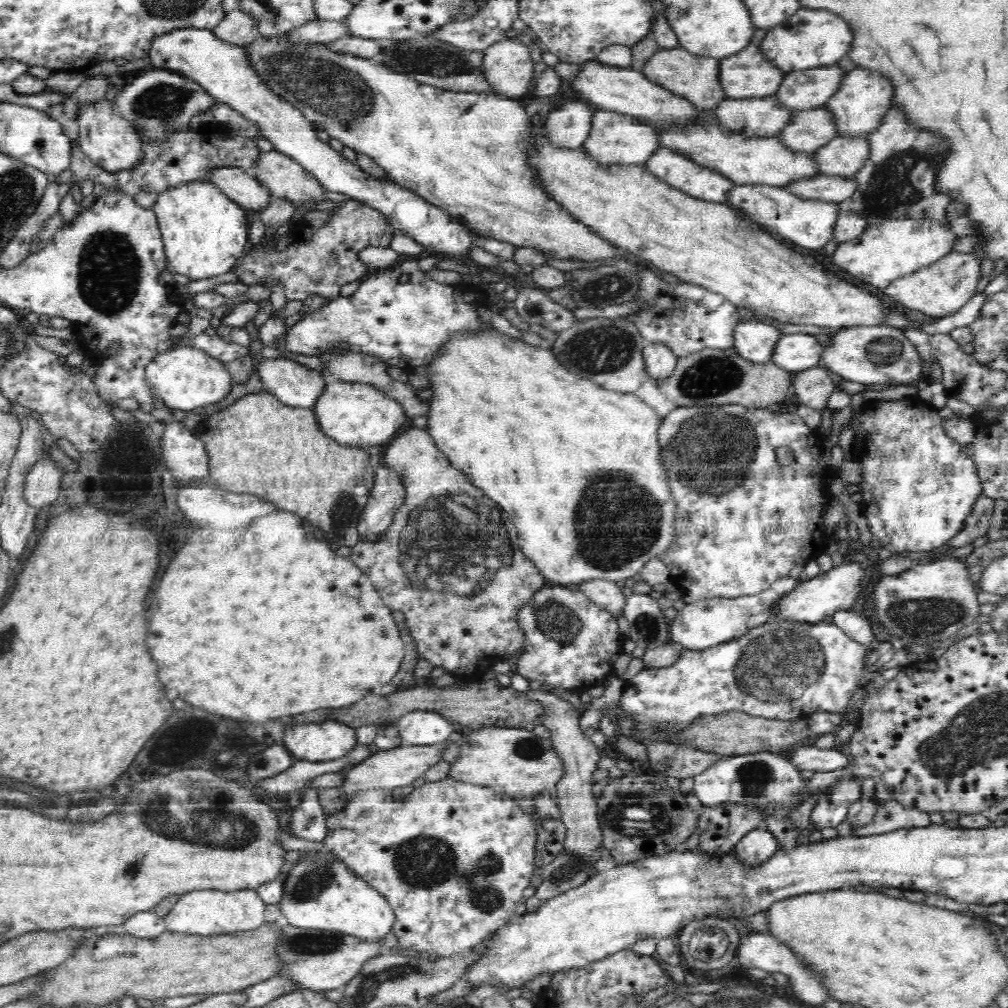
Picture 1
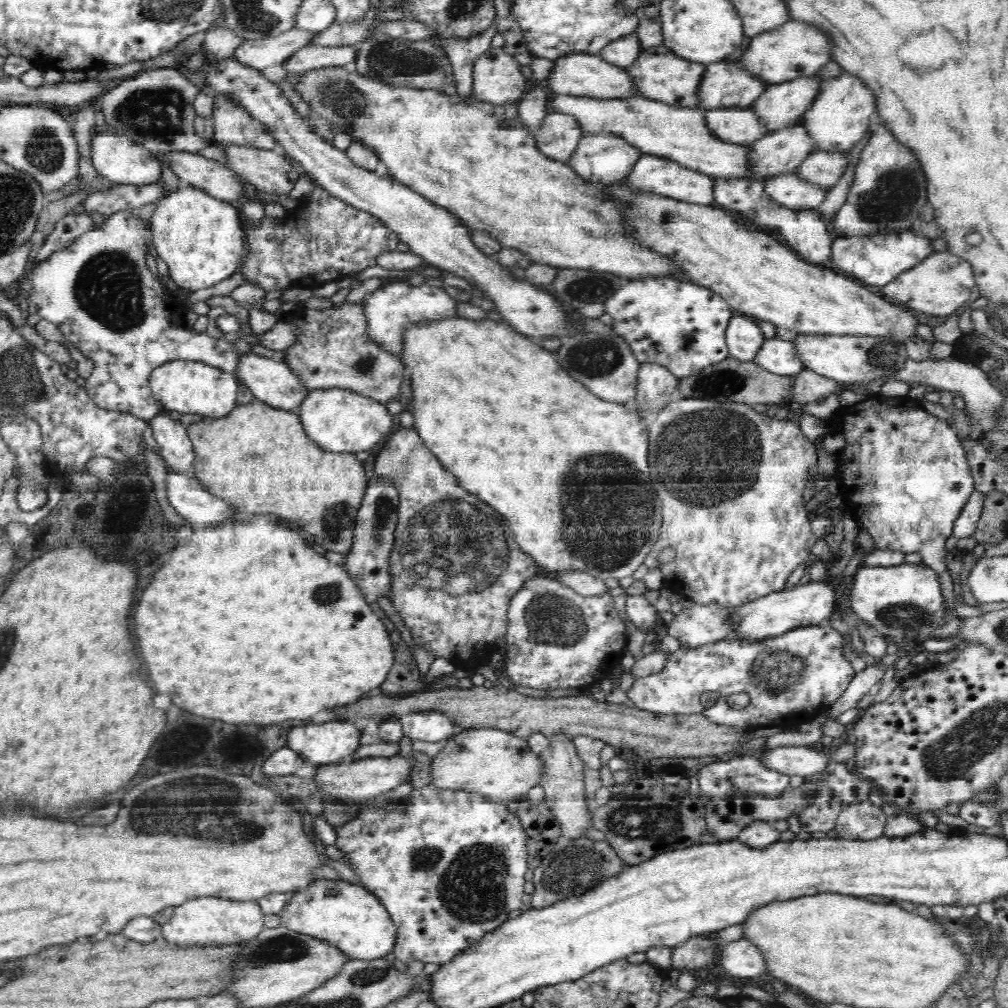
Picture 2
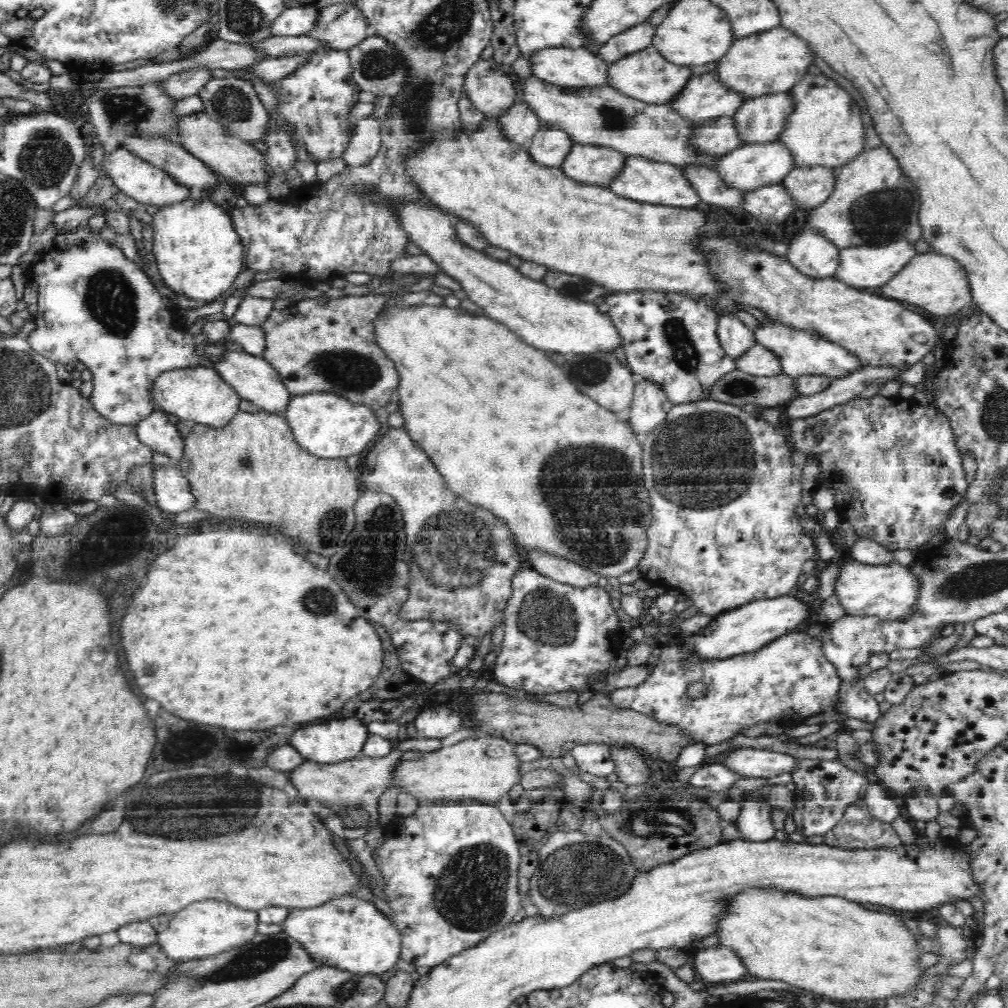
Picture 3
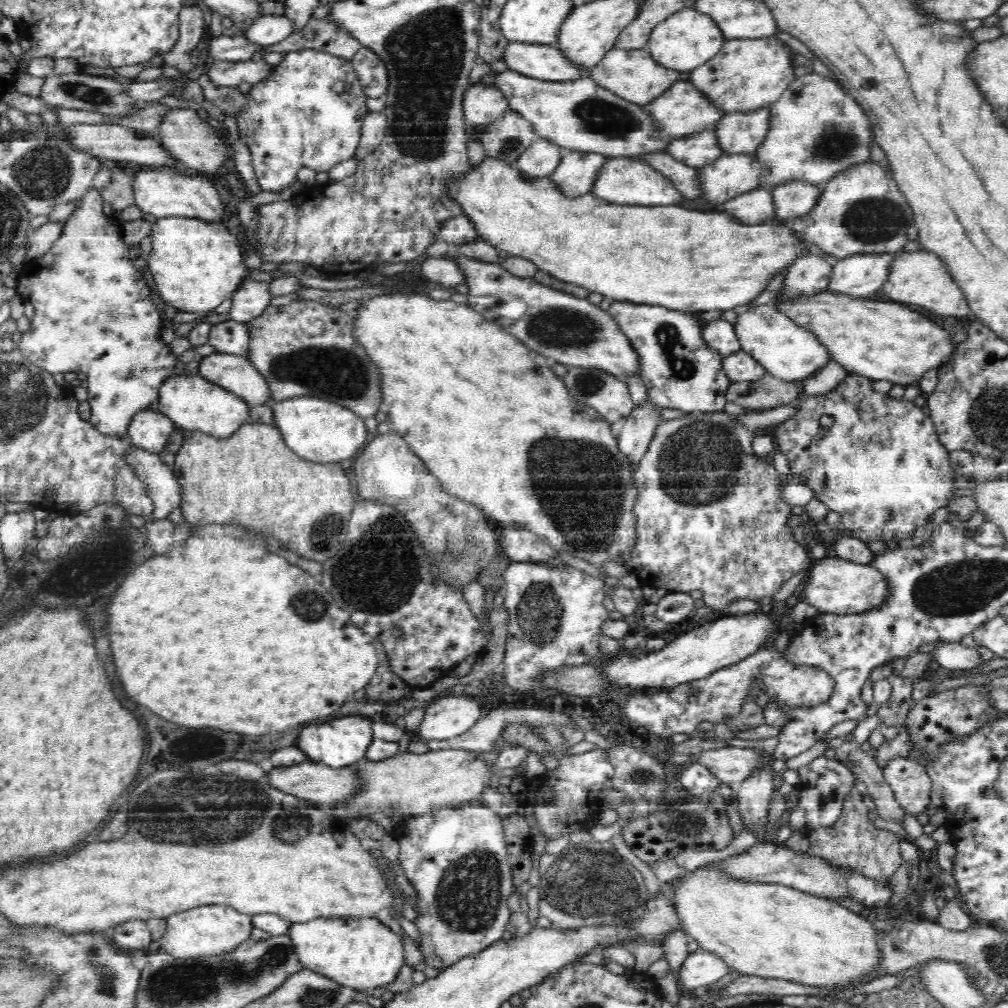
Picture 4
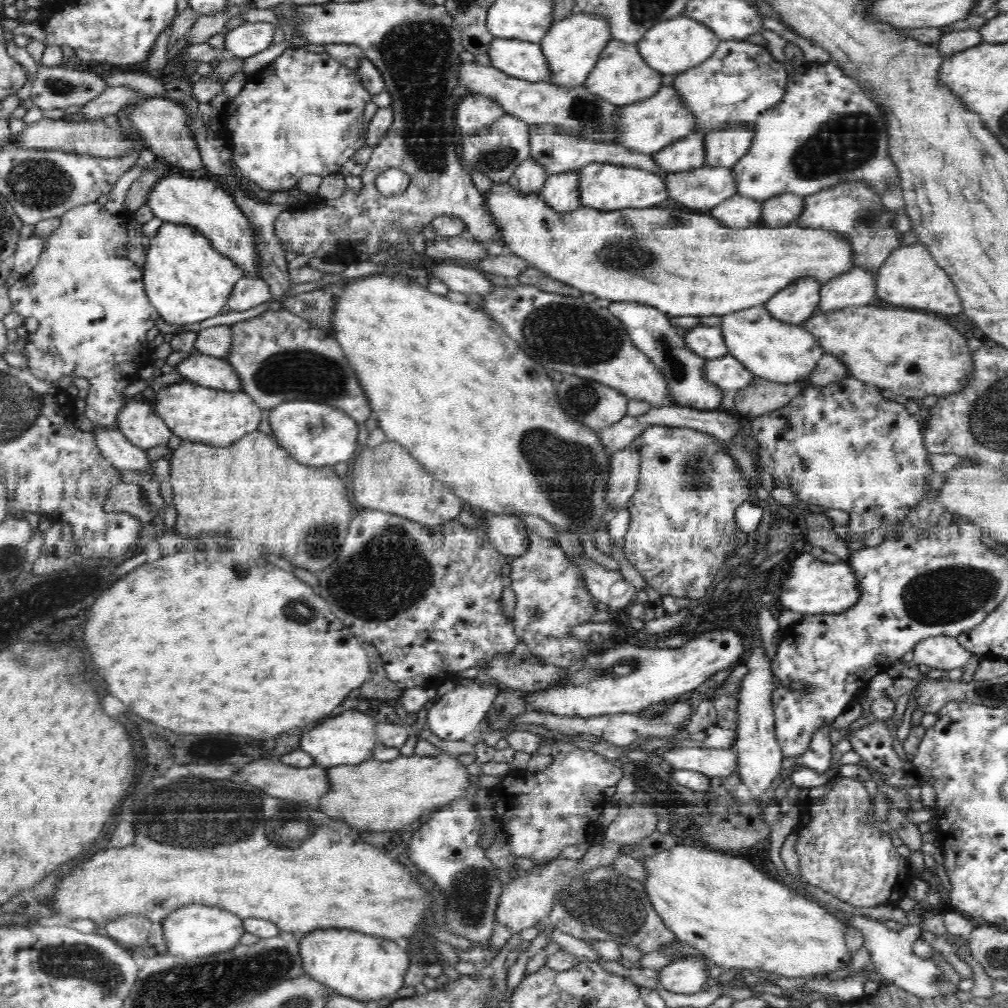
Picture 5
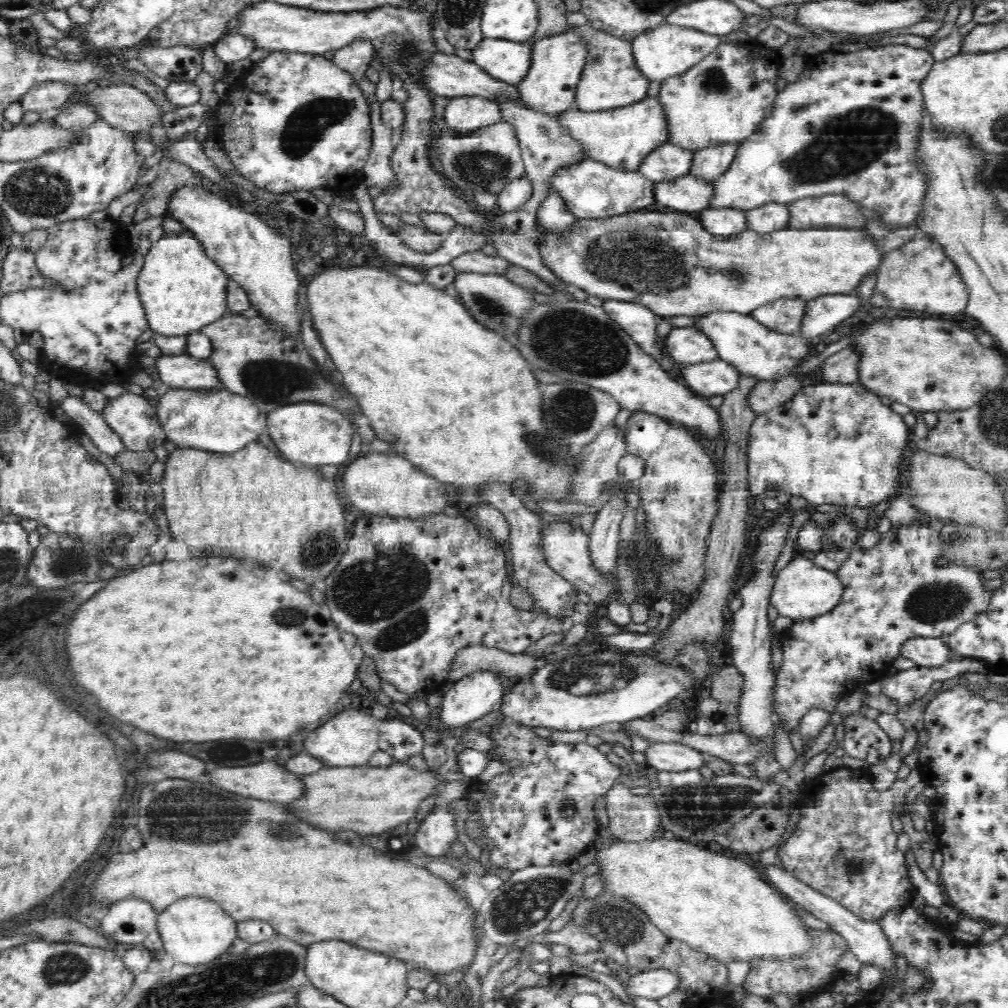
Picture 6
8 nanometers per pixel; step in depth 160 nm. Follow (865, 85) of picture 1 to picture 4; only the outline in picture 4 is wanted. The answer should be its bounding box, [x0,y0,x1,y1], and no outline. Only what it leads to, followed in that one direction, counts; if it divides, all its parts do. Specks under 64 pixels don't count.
[757,74,870,188]

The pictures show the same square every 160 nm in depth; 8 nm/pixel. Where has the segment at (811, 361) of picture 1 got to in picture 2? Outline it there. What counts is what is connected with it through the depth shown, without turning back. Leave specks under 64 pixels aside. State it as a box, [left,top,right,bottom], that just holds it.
[755,336,807,376]

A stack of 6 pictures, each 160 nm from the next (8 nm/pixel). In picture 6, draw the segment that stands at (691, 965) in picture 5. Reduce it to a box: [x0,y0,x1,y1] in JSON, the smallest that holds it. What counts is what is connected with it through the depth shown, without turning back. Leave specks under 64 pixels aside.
[623,969,682,1000]

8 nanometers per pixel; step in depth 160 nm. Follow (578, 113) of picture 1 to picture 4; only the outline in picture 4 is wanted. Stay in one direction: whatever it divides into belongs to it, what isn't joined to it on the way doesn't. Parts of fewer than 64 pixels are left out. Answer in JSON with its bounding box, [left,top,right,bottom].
[517,137,566,174]

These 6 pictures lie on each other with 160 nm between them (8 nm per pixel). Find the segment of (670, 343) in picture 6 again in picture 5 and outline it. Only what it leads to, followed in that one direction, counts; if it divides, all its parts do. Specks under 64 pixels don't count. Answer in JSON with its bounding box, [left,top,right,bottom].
[686,324,729,359]

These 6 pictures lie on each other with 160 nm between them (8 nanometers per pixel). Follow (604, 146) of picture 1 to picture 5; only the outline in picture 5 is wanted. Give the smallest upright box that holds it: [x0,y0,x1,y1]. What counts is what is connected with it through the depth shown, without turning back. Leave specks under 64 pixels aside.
[541,167,581,210]

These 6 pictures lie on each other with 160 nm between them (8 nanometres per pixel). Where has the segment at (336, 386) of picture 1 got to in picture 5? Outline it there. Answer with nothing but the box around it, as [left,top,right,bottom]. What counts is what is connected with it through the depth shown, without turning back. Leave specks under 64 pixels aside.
[270,399,359,468]

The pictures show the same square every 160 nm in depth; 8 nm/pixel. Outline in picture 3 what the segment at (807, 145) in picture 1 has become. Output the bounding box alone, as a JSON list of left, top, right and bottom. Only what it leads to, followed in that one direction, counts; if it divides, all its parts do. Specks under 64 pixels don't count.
[717,137,796,191]

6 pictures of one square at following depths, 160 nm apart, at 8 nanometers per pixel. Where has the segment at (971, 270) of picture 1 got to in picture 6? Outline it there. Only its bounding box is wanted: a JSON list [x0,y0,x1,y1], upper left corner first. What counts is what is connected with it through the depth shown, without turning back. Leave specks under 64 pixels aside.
[870,238,966,314]

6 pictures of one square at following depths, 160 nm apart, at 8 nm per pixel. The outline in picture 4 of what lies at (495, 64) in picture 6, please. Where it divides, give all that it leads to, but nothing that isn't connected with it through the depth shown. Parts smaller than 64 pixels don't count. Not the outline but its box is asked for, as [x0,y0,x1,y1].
[505,43,593,82]

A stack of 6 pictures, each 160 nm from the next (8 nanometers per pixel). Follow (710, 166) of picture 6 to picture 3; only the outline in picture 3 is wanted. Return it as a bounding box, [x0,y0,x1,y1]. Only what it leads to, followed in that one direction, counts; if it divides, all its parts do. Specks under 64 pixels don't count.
[735,90,797,143]

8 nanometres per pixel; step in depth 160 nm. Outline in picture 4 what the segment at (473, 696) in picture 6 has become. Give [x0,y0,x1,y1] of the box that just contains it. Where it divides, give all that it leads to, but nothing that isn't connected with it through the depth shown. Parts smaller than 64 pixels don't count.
[416,691,479,740]

